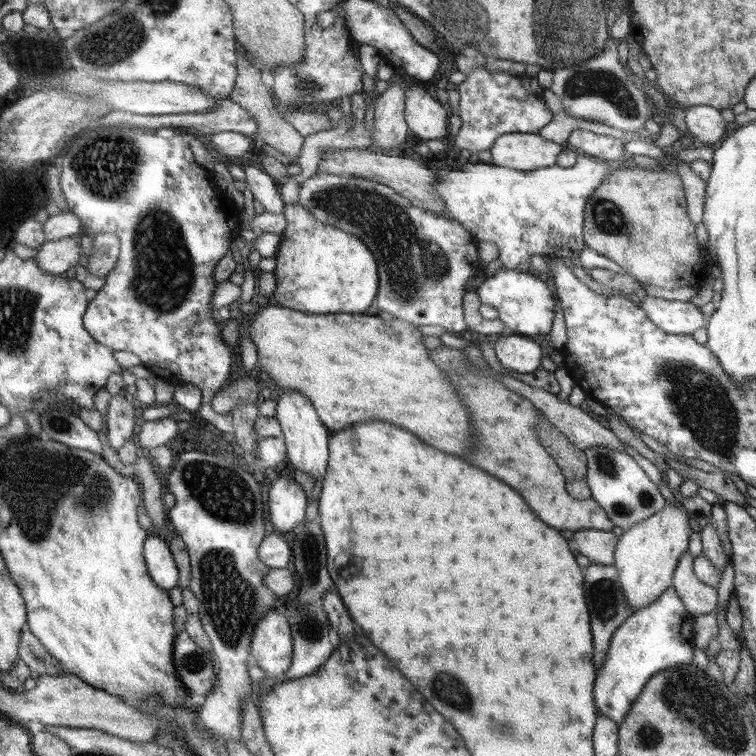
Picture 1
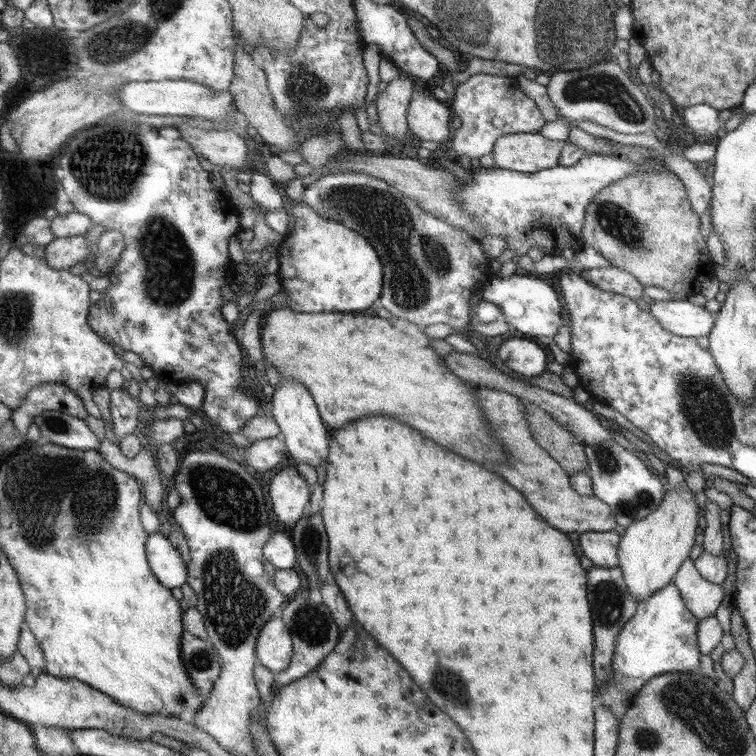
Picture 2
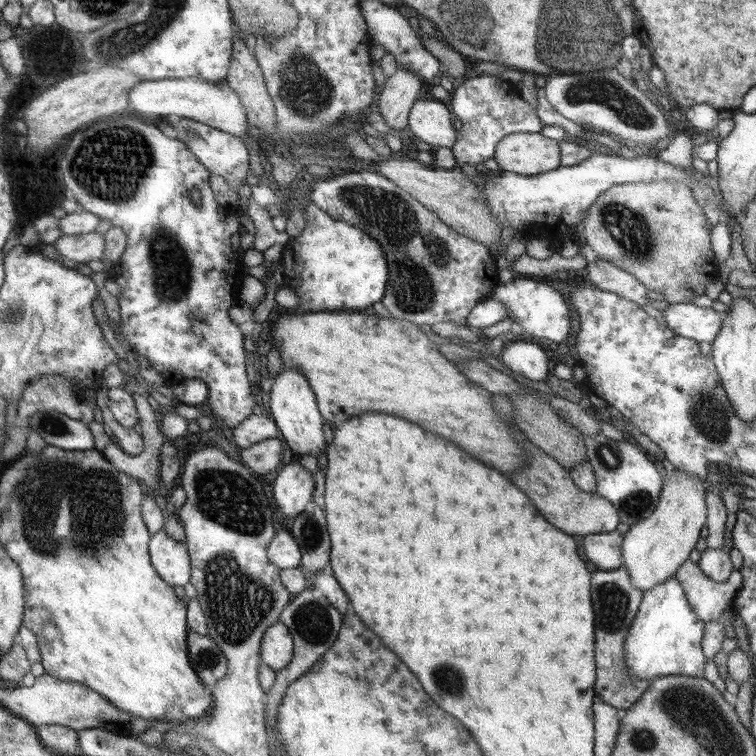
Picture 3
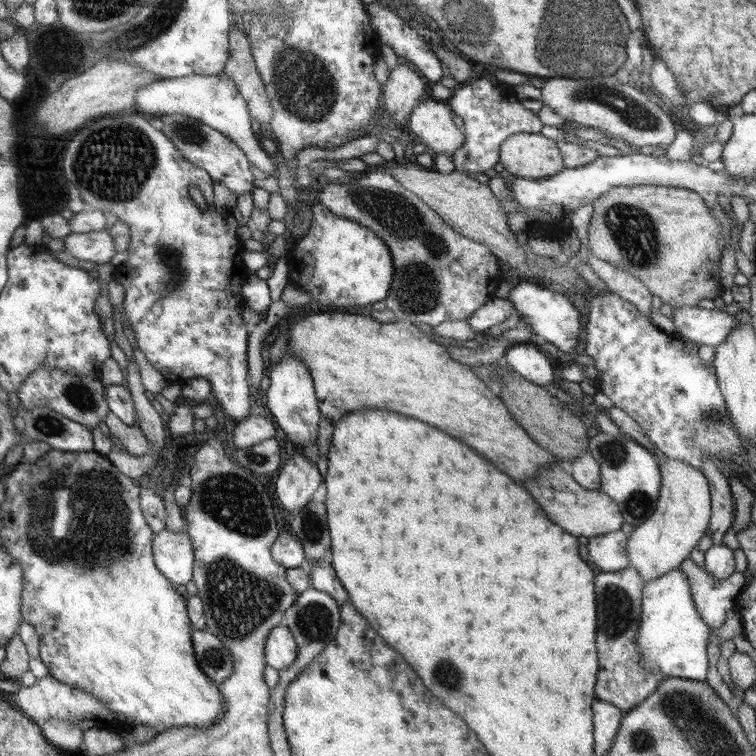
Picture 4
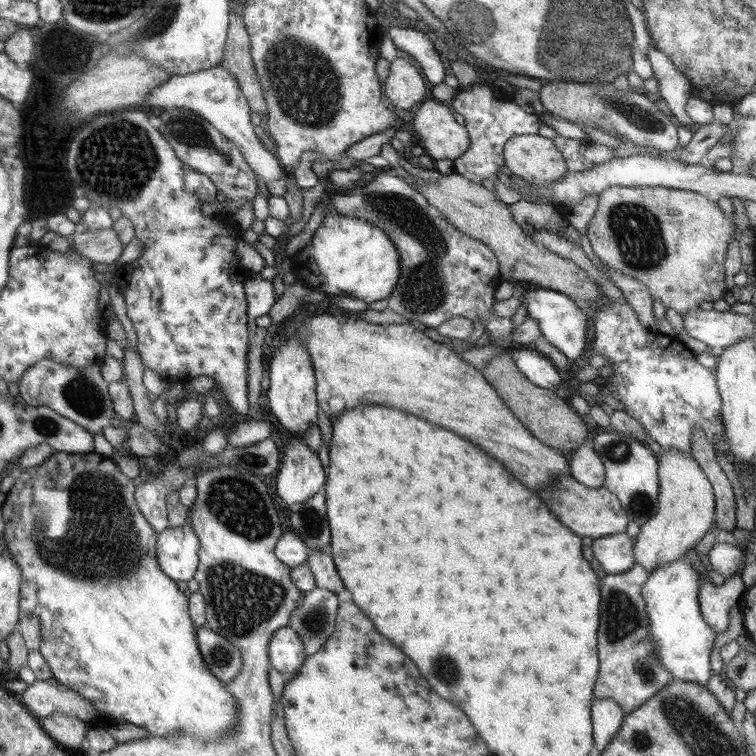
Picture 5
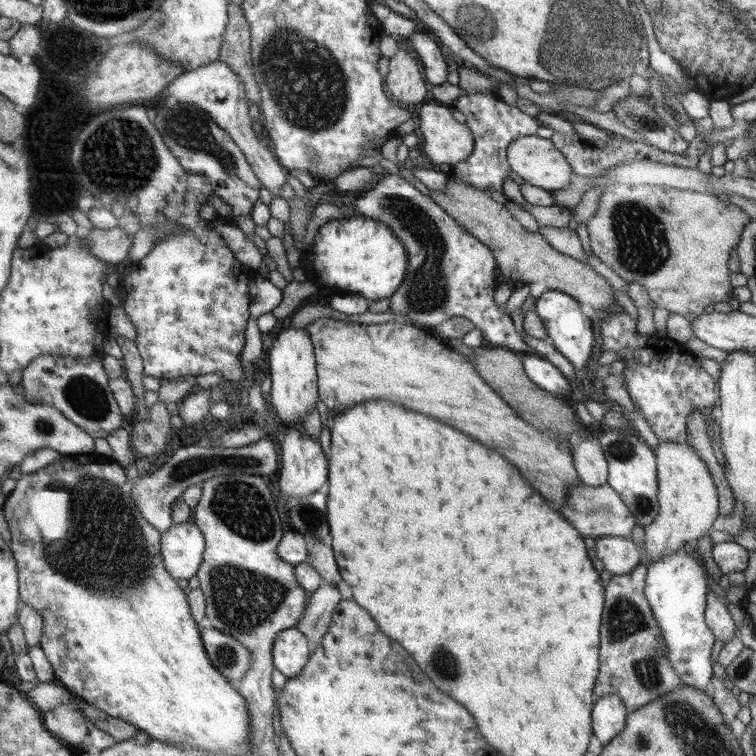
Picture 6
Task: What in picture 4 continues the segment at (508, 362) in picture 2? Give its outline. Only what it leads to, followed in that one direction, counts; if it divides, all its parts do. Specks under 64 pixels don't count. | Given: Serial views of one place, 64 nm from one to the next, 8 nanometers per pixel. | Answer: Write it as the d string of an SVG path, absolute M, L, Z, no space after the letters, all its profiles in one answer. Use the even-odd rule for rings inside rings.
M534 342L511 344L504 356L509 367L522 378L540 386L553 384L552 362Z

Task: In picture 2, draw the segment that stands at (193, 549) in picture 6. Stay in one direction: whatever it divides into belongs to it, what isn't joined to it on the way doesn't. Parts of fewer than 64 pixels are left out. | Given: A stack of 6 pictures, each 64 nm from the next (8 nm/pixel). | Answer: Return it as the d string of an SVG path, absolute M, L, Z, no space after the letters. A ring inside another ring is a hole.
M165 531L150 534L148 544L149 565L162 586L180 588L188 581L189 571L180 550L169 541Z

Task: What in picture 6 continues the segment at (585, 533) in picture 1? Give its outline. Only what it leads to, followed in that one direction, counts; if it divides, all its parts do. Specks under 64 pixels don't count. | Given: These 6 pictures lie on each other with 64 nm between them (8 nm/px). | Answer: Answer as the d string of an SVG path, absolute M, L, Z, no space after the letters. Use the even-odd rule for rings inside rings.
M630 537L596 538L596 556L604 564L604 570L609 576L632 573L641 564L638 549Z

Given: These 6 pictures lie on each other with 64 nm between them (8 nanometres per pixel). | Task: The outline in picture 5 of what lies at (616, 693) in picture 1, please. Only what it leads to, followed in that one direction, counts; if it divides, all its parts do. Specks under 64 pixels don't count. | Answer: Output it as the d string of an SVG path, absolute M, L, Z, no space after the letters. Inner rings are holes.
M681 560L657 568L649 573L649 580L644 586L644 598L649 610L650 618L650 640L654 642L655 654L662 667L672 673L675 680L694 682L707 686L713 676L711 670L710 653L714 648L714 640L717 632L705 621L701 614L701 603L698 603L699 578L695 570L692 570L690 562Z

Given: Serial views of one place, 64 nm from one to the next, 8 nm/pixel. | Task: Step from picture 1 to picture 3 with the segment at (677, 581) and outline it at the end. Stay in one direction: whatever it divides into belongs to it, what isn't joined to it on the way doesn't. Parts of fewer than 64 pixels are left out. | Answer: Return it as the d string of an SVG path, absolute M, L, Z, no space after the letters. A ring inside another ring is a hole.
M691 559L676 574L694 614L705 623L720 620L726 608L732 608L741 585L741 573L734 570L726 582L710 580Z

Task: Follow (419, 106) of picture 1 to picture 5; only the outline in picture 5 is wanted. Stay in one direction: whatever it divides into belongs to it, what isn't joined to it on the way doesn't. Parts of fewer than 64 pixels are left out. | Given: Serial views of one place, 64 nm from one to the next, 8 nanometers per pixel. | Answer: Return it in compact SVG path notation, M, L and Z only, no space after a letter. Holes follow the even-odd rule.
M425 100L416 110L410 127L422 137L422 146L432 161L460 158L470 148L470 134L458 124L452 110L440 102Z

